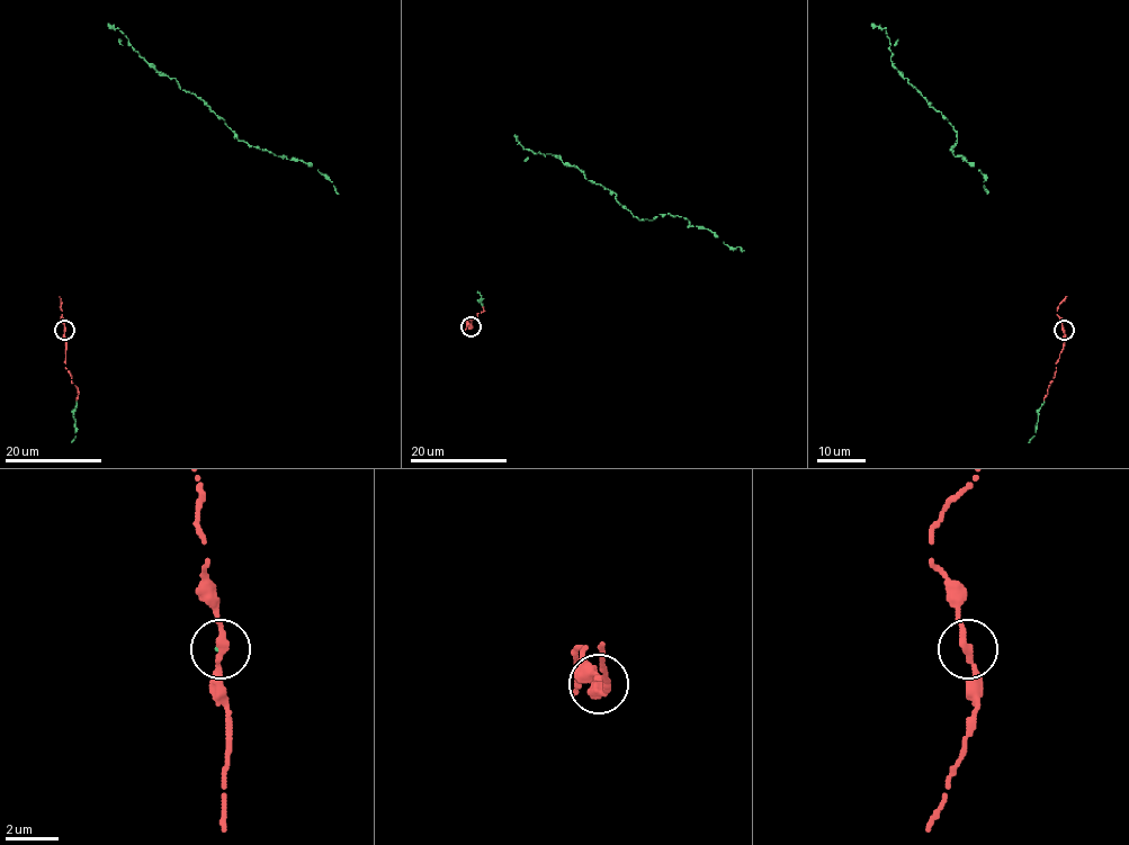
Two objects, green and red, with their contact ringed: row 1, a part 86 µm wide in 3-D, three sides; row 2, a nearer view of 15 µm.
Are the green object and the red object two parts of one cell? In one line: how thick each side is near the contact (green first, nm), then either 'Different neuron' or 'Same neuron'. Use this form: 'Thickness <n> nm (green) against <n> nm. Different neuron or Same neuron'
Thickness 70 nm (green) against 280 nm. Same neuron

